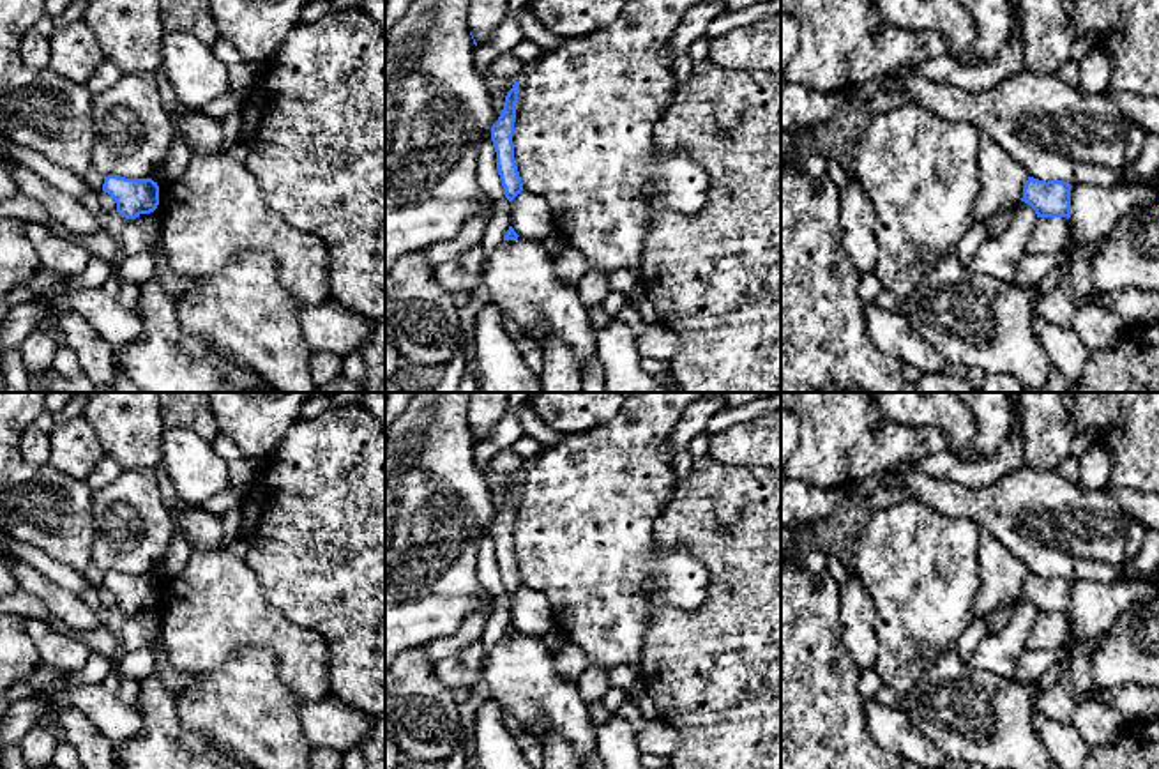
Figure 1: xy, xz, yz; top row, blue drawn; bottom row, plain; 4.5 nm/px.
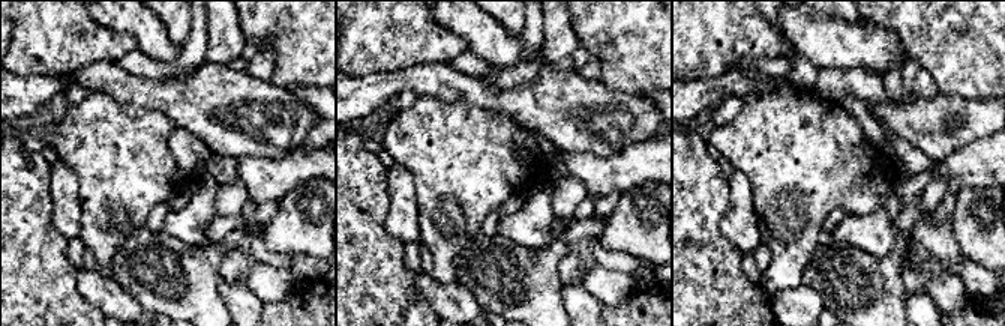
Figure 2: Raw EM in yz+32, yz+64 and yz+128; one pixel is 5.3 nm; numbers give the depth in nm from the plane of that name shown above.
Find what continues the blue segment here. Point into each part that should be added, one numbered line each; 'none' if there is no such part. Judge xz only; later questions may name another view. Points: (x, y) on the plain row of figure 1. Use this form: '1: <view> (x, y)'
none

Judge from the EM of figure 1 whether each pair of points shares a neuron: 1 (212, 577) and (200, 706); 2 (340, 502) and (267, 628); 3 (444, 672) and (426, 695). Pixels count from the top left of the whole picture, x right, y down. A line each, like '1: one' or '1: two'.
1: two
2: two
3: two

